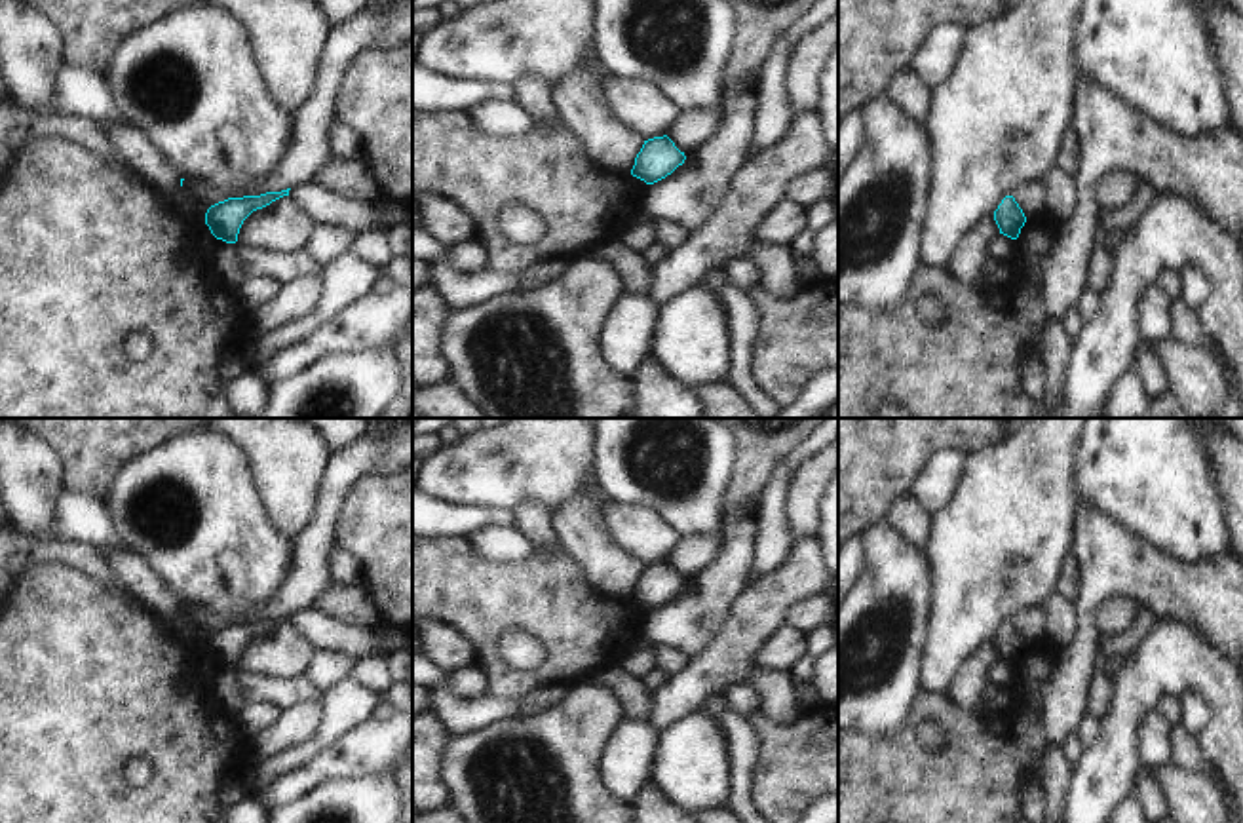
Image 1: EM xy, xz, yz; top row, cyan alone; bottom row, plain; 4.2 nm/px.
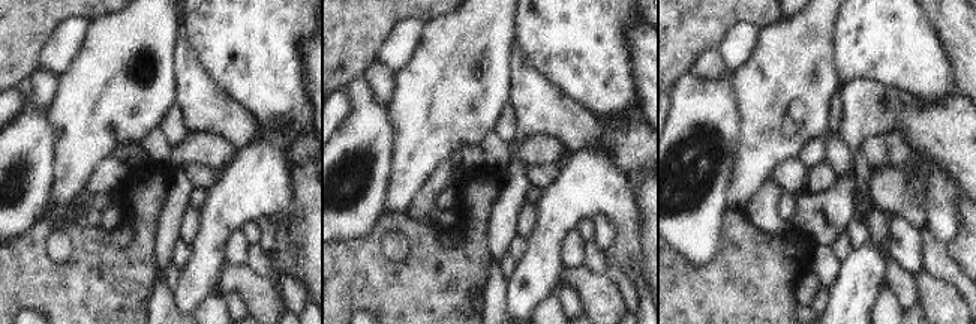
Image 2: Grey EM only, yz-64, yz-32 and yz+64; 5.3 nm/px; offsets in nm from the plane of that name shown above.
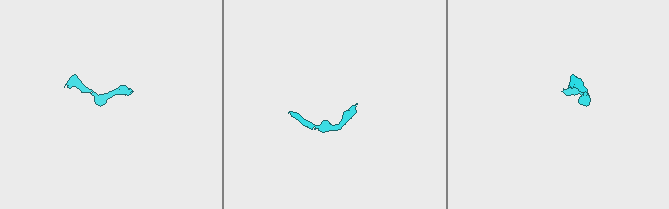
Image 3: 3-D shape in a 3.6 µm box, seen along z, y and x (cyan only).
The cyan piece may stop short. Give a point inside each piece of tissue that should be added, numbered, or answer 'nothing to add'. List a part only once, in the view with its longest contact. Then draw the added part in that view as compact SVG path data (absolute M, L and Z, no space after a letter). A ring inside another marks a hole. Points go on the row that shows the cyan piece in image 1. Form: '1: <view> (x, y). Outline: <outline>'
nothing to add.

